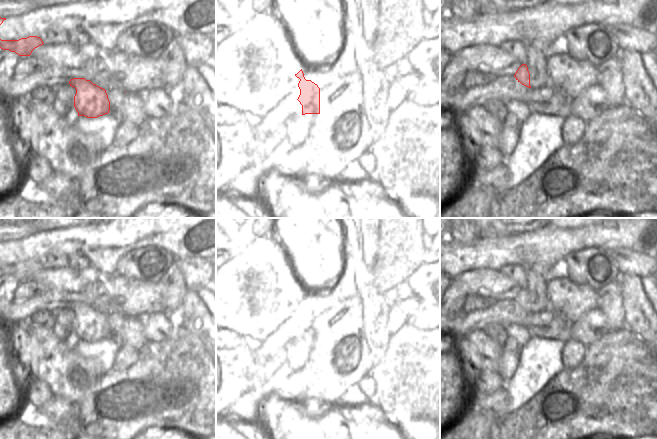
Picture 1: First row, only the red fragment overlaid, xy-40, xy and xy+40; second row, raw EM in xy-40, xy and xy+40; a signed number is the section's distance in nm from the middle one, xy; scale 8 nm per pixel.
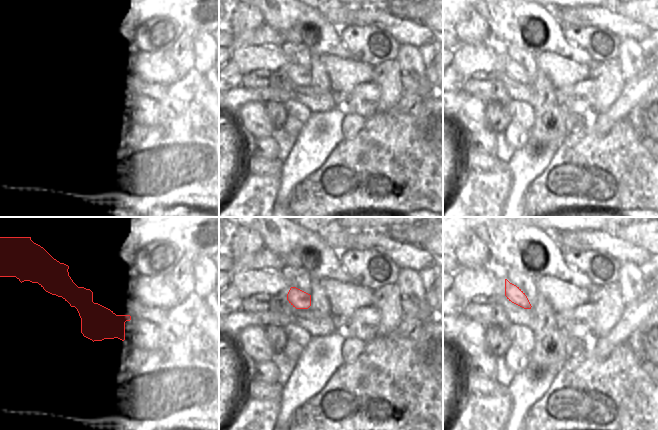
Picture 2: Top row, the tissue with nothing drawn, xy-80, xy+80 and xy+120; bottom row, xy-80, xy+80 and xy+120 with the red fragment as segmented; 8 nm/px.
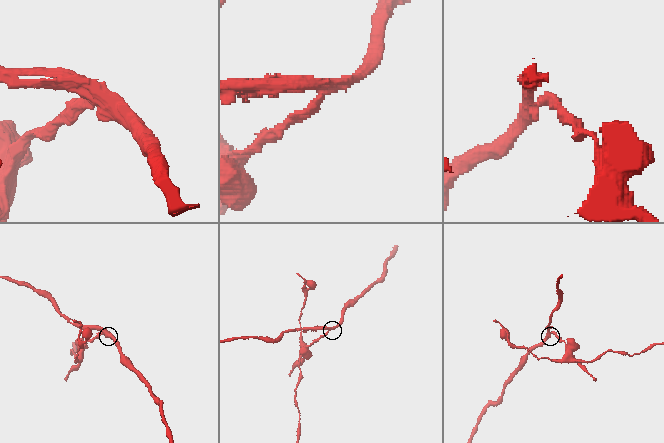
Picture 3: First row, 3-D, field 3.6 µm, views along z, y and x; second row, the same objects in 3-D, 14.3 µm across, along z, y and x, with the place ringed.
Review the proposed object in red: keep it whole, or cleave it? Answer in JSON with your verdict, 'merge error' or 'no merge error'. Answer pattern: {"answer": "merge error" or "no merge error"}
{"answer": "merge error"}

